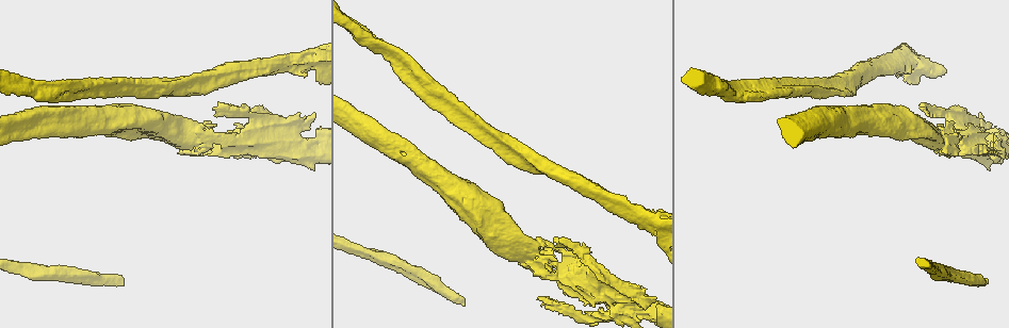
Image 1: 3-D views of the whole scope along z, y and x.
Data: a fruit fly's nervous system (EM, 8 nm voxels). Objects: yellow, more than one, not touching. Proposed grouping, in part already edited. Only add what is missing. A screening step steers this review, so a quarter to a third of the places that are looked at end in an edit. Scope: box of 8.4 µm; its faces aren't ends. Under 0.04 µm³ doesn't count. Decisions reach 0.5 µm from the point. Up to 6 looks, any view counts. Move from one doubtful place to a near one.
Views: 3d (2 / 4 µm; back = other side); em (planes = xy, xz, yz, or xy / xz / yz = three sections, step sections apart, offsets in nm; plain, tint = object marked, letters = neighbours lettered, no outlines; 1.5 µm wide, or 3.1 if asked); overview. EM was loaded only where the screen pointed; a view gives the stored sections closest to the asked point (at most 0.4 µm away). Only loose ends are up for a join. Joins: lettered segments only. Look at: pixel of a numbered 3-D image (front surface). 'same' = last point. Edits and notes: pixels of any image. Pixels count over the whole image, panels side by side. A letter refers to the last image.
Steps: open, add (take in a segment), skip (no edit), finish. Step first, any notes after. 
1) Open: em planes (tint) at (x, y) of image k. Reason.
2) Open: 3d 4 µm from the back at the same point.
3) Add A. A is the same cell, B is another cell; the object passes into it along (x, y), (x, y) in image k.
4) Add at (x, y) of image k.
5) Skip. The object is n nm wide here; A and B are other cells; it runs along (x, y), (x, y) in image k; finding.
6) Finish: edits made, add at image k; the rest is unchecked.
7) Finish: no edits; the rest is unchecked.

Open: em planes (plain) at (525, 169) of image 1. Thick end.

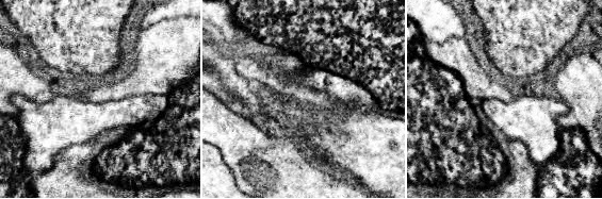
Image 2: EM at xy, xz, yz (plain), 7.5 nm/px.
Open: em planes (letters) at the same point. What lies round it.

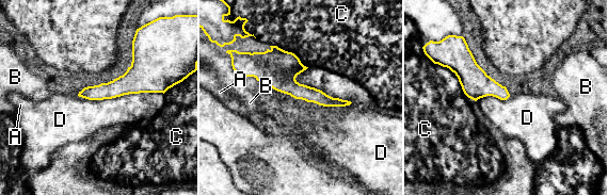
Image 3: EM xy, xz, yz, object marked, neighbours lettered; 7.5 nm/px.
Skip. A, B, C and D are other cells; it runs along (246, 62), (345, 102) in image 3; no lettered segment goes on from it.

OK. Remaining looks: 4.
Open: em planes (tint) at (421, 70) of image 1. Branch stops here.

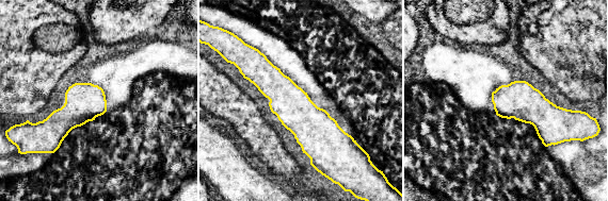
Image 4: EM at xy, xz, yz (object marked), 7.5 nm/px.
Open: em planes (letters) at the same point. What lies round it.

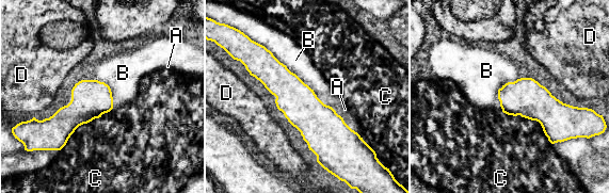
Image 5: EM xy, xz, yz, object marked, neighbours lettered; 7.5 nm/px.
Skip. The object is 280 nm wide here; A, B, C and D are other cells; no lettered segment goes on from it.

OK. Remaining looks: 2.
Finish: no edits; the rest is unchecked.

